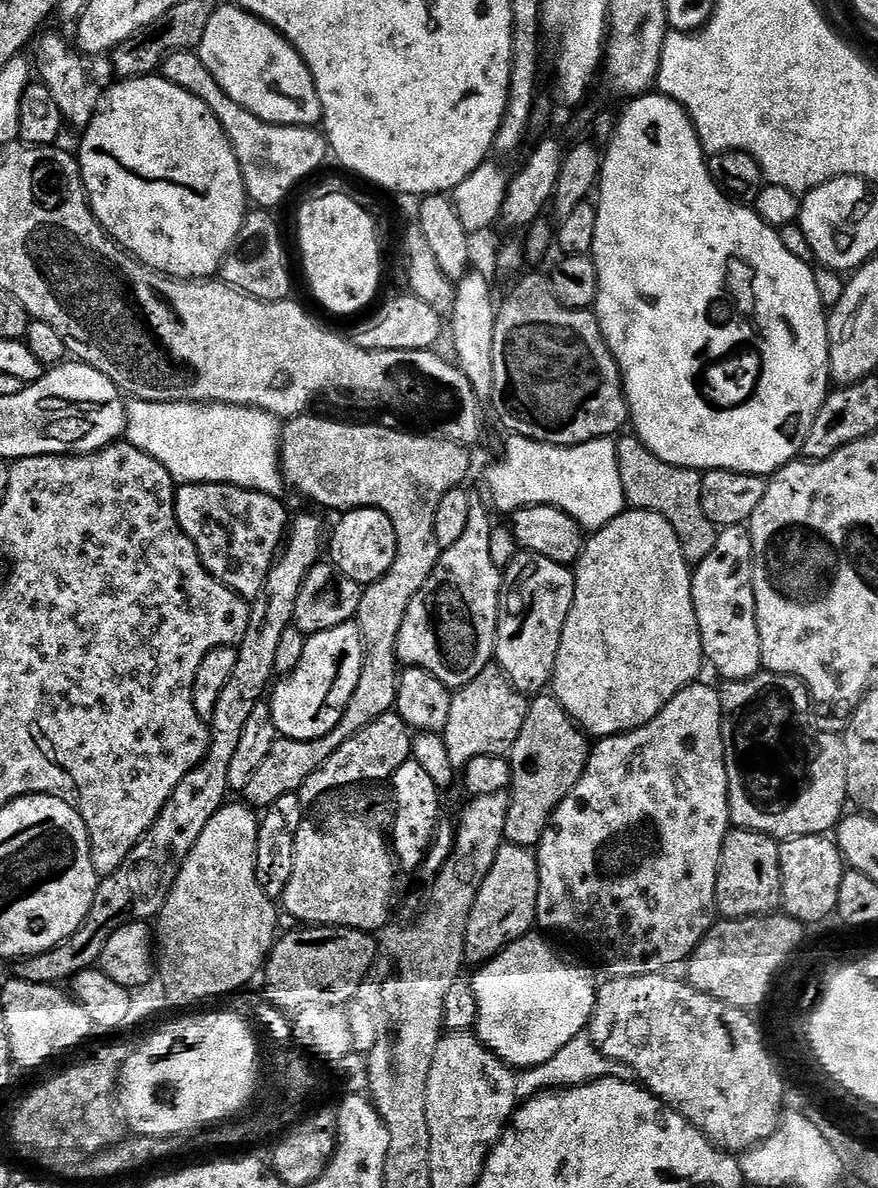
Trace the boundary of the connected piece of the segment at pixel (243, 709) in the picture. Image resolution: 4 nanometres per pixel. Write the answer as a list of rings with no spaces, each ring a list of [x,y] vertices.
[[[300,512],[297,516],[295,513],[289,519],[283,545],[272,562],[272,569],[266,574],[262,590],[251,601],[246,634],[236,648],[236,661],[230,678],[226,678],[226,686],[222,686],[222,694],[218,694],[218,706],[210,718],[208,753],[198,767],[178,782],[166,806],[162,806],[158,818],[134,846],[126,862],[122,862],[114,874],[103,877],[97,883],[92,909],[90,914],[86,914],[82,926],[78,926],[70,938],[58,942],[58,946],[15,961],[15,979],[35,984],[63,985],[79,972],[99,965],[106,940],[123,924],[148,922],[159,915],[191,848],[211,816],[226,803],[224,795],[230,792],[228,774],[234,750],[238,750],[242,730],[246,730],[246,718],[250,718],[254,706],[265,699],[266,689],[273,683],[276,672],[274,653],[278,651],[278,641],[282,638],[282,630],[292,624],[294,602],[298,600],[302,582],[306,582],[306,574],[310,574],[315,564],[321,563],[320,546],[323,542],[325,545],[326,528],[324,532],[323,522],[314,513]]]

